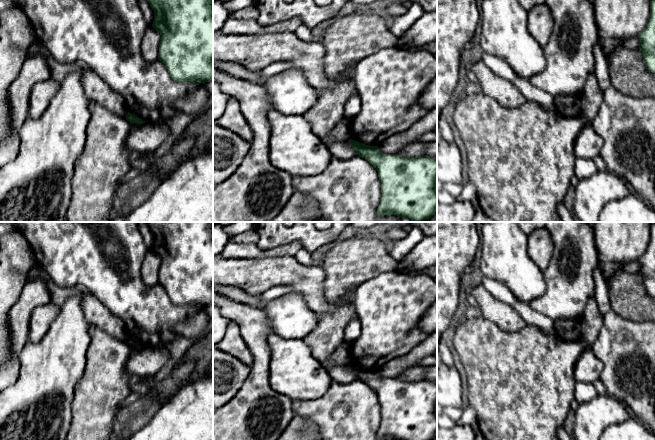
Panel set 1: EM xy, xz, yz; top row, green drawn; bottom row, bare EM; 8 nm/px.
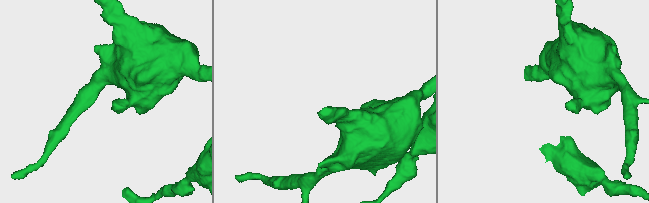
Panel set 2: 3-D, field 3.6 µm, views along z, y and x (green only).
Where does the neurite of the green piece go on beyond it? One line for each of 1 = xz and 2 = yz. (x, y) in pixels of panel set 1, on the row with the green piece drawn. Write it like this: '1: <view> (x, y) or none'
1: xz (342, 132)
2: none

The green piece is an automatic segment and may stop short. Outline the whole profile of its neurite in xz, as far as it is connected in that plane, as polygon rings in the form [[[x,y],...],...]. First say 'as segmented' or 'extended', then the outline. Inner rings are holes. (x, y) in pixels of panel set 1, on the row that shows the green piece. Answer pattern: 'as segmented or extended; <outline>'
extended; [[[344,118],[321,141],[349,142],[356,154],[370,164],[377,172],[381,183],[378,215],[396,215],[422,222],[431,218],[437,210],[437,159],[421,155],[402,157],[384,154],[378,146],[370,146],[351,139],[350,120]]]

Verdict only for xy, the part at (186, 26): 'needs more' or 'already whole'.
already whole

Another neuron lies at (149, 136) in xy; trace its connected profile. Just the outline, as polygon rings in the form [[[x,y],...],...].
[[[145,122],[137,128],[131,128],[126,147],[131,155],[141,155],[160,147],[167,141],[170,134],[170,129],[164,122]]]

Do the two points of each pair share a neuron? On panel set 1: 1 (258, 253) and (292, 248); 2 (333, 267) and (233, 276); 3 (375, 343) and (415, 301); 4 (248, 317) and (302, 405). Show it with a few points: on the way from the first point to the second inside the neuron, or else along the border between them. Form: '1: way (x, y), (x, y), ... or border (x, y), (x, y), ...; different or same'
1: way (266, 253), (284, 250); same
2: border (320, 266), (324, 271), (323, 292); different
3: way (385, 333), (405, 311); same
4: border (291, 400), (291, 408), (294, 414); different

